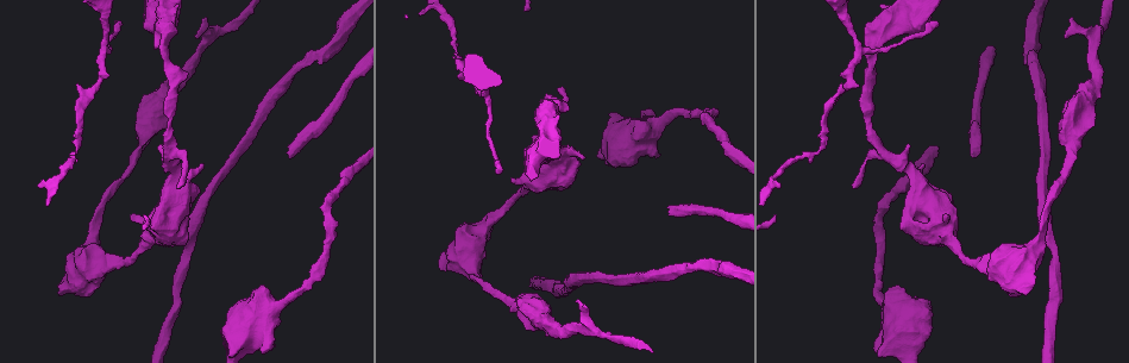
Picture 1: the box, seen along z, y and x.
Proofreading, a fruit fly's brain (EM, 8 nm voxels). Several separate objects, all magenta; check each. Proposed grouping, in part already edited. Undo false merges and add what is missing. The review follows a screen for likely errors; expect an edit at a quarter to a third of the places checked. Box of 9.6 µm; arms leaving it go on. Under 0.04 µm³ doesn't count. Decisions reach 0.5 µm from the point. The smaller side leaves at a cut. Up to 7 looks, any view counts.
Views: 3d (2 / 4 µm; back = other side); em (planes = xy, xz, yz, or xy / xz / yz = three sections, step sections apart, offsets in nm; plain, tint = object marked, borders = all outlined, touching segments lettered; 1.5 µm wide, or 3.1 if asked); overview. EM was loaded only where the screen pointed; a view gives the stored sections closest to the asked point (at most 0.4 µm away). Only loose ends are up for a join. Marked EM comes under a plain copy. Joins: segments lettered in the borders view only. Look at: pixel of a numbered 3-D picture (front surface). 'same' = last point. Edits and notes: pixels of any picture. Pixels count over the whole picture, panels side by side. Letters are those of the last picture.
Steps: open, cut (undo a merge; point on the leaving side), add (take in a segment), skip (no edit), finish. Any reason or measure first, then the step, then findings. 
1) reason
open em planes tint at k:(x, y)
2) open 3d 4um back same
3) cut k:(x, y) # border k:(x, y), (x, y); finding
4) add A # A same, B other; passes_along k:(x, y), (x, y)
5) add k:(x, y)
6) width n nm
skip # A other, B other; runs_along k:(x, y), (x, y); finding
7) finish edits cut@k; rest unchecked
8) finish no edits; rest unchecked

long arm stops here
open em yz step 4 borders at 1:(668, 207)

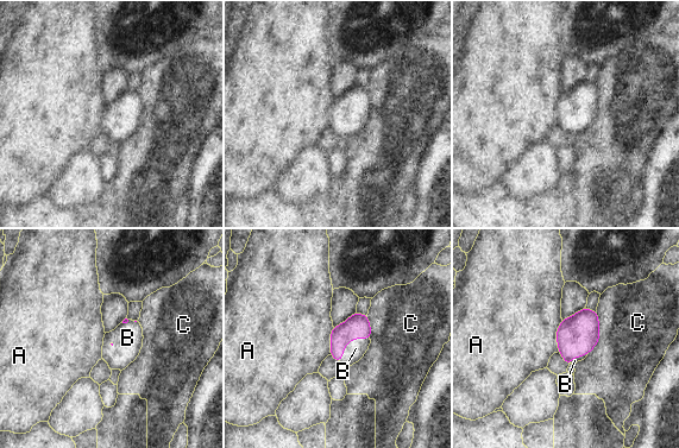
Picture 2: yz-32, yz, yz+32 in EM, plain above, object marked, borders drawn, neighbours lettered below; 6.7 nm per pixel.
another direction
open em planes borders same

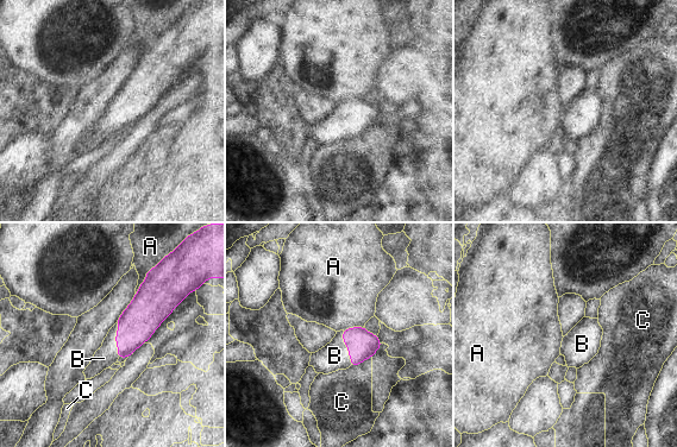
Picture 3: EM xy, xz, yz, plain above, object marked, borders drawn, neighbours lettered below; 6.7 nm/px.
add B # A other, B same, C other; it goes on there

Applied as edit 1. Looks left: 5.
redraw
open overview

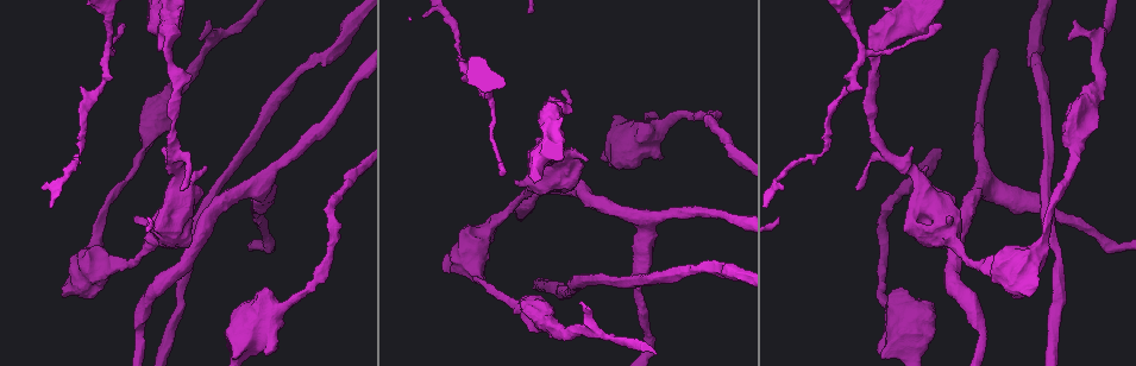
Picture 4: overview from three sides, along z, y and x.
thin end
open em yz step 8 borders at 4:(503, 174)

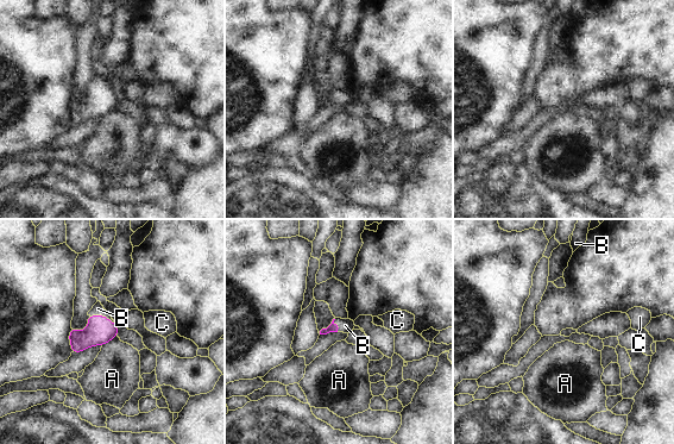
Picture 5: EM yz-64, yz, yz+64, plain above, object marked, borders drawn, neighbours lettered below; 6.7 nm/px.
add B # A other, B same, C other; passes_along 5:(100, 330), (101, 316), (98, 308); the neuron continues

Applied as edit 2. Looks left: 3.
see it whole again
open overview

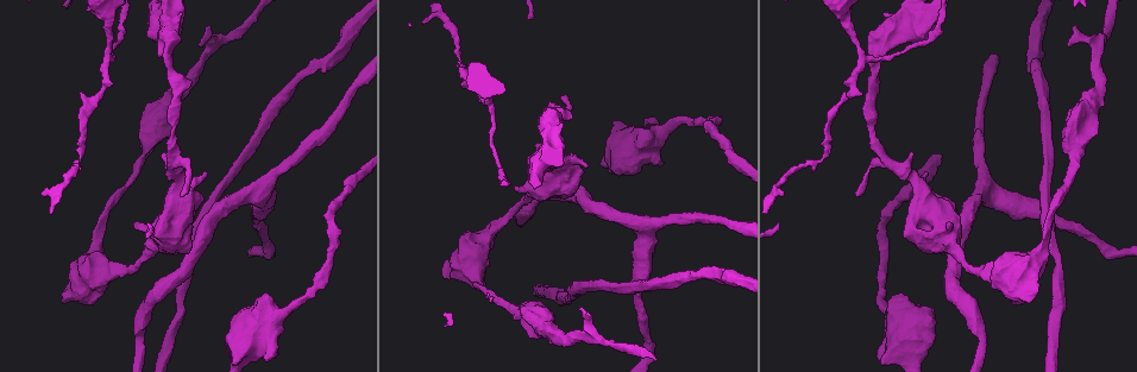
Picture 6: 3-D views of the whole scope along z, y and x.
thick turns thin
open em yz step 4 tint at 6:(1040, 253)

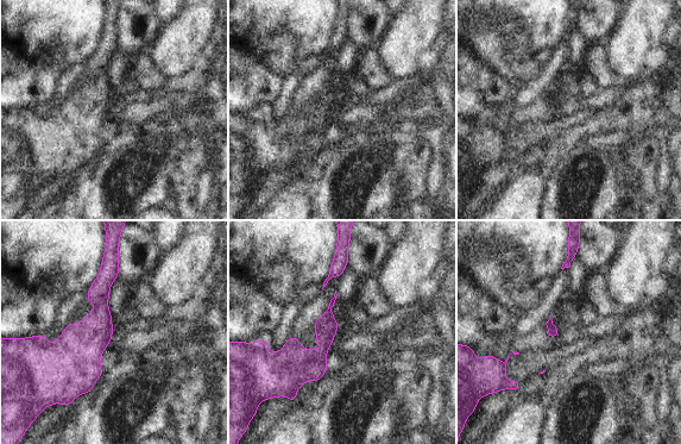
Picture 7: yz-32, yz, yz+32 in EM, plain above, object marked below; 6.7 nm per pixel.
another direction
open em planes borders same

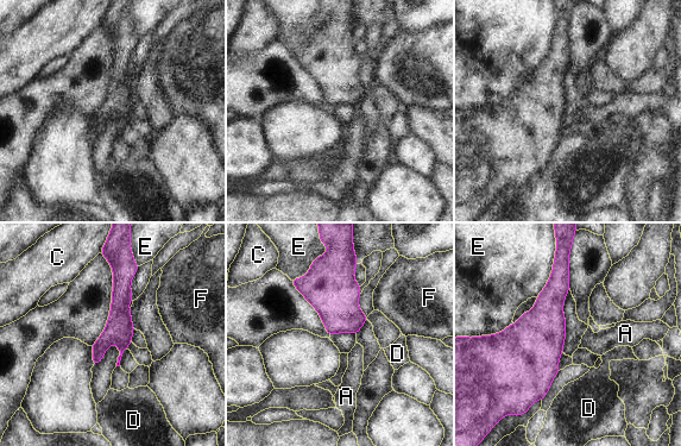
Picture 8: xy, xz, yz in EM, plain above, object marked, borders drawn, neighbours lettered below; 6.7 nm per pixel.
longest_contact E 440 nm
skip # A other, C other, D other, E other, F other; runs_along 8:(119, 272), (119, 326), (95, 360); continuous, no second neuron

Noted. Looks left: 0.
finish edits add@3, add@5; rest unchecked

